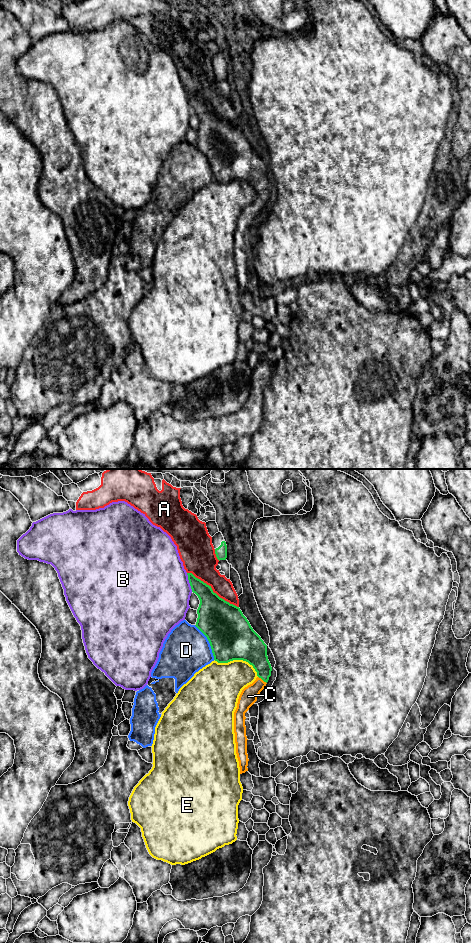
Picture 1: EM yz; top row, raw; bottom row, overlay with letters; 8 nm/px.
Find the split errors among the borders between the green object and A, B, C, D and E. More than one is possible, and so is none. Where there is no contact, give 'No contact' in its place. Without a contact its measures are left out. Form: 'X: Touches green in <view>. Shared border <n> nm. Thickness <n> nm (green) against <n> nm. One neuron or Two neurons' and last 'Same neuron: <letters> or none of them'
A: Touches green in yz. Shared border 500 nm. Thickness 320 nm (green) against 240 nm. Two neurons
B: Touches green in yz. Shared border 160 nm. Thickness 180 nm (green) against 500 nm. Two neurons
C: Touches green in yz. Shared border 90 nm. Thickness 220 nm (green) against 140 nm. One neuron
D: Touches green in yz. Shared border 320 nm. Thickness 360 nm (green) against 380 nm. Two neurons
E: Touches green in yz. Shared border 380 nm. Thickness 360 nm (green) against 360 nm. Two neurons
Same neuron: C

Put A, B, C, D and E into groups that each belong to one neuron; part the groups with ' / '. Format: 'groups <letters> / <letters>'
groups A / B / C / D / E

